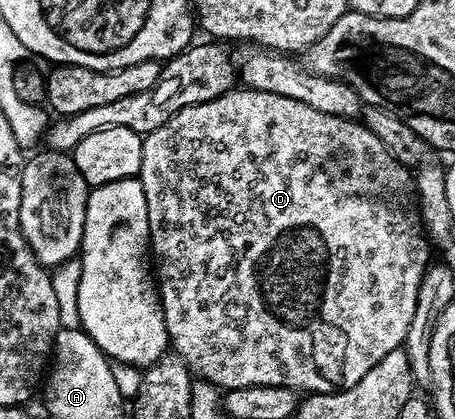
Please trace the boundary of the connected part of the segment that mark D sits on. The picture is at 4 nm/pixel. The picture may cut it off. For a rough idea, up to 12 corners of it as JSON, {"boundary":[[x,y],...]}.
{"boundary":[[234,87],[144,134],[172,352],[349,389],[431,242],[360,120]]}

